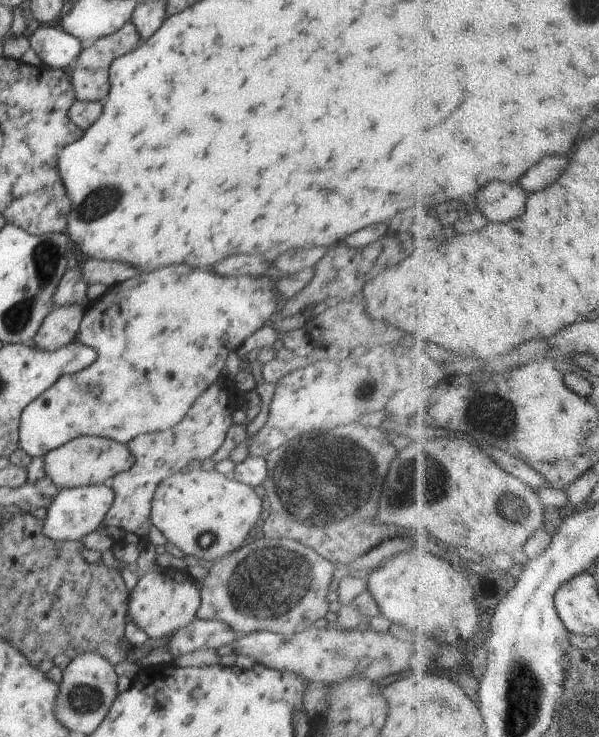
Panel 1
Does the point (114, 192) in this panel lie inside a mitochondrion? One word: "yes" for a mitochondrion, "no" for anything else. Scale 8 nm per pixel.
yes

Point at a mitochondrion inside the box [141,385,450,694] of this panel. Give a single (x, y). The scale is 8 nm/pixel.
(347, 472)

